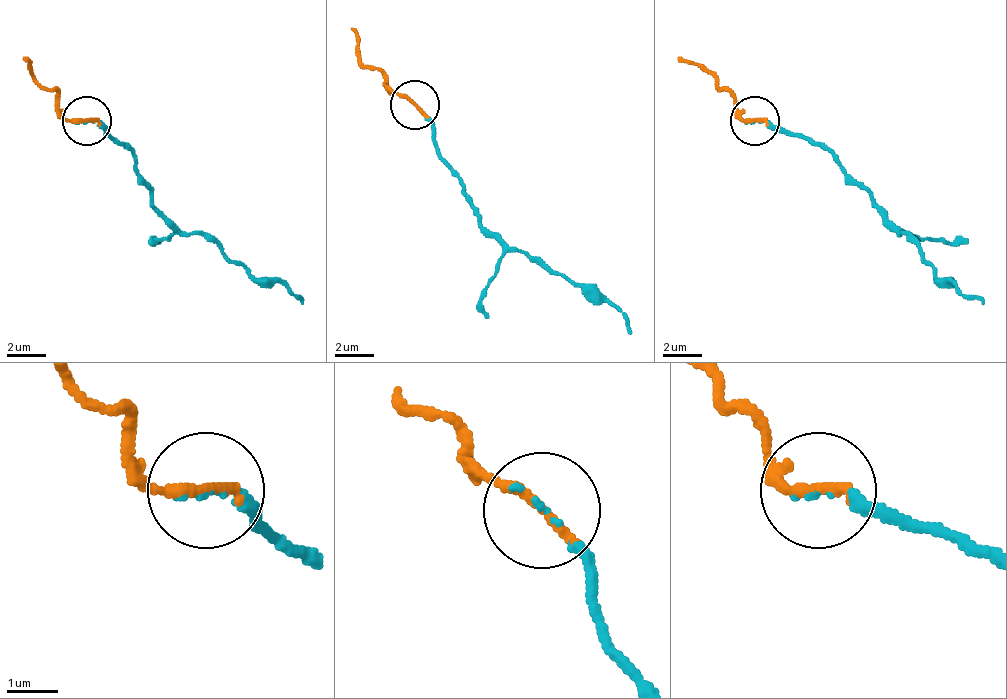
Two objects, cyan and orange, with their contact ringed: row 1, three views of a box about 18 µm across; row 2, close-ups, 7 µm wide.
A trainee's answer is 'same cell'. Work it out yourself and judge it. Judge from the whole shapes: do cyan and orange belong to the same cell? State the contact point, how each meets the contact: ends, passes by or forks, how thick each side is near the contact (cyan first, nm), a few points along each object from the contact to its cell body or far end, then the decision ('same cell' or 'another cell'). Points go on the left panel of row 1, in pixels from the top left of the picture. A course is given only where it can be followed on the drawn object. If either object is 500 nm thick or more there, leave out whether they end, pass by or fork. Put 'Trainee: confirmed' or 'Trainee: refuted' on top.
Trainee: confirmed
(86, 120) | cyan ends | orange ends | 70/260 nm | cyan via (88, 122), (112, 136), (147, 190), (181, 230), (205, 235), (230, 259), (269, 279), (304, 303) | orange via (88, 122), (73, 122), (34, 77), (24, 58) | same cell

